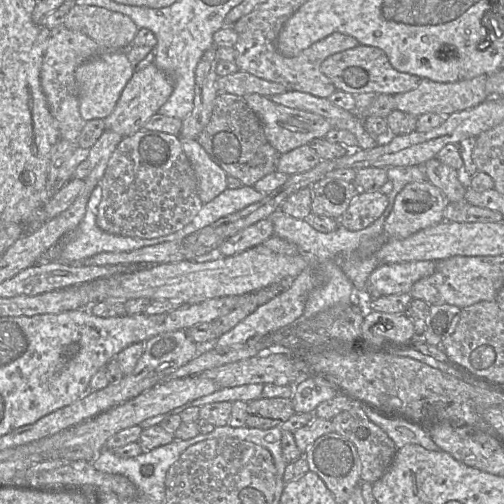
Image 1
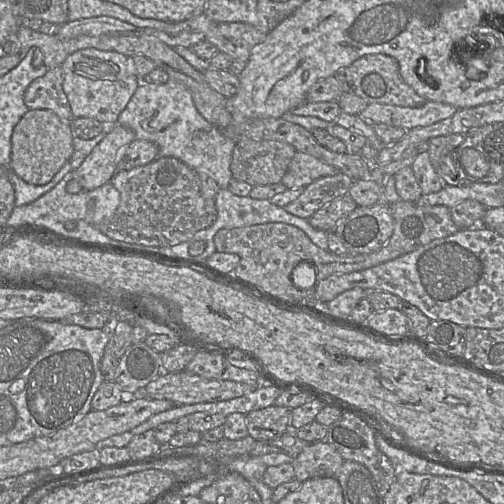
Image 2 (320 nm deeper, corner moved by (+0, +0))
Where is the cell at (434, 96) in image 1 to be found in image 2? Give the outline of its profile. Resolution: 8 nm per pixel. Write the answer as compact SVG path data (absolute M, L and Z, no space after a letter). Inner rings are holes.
M426 101L420 107L372 103L368 104L359 116L363 120L370 120L372 123L402 127L408 131L449 118L456 111L457 108L453 105L435 101Z

